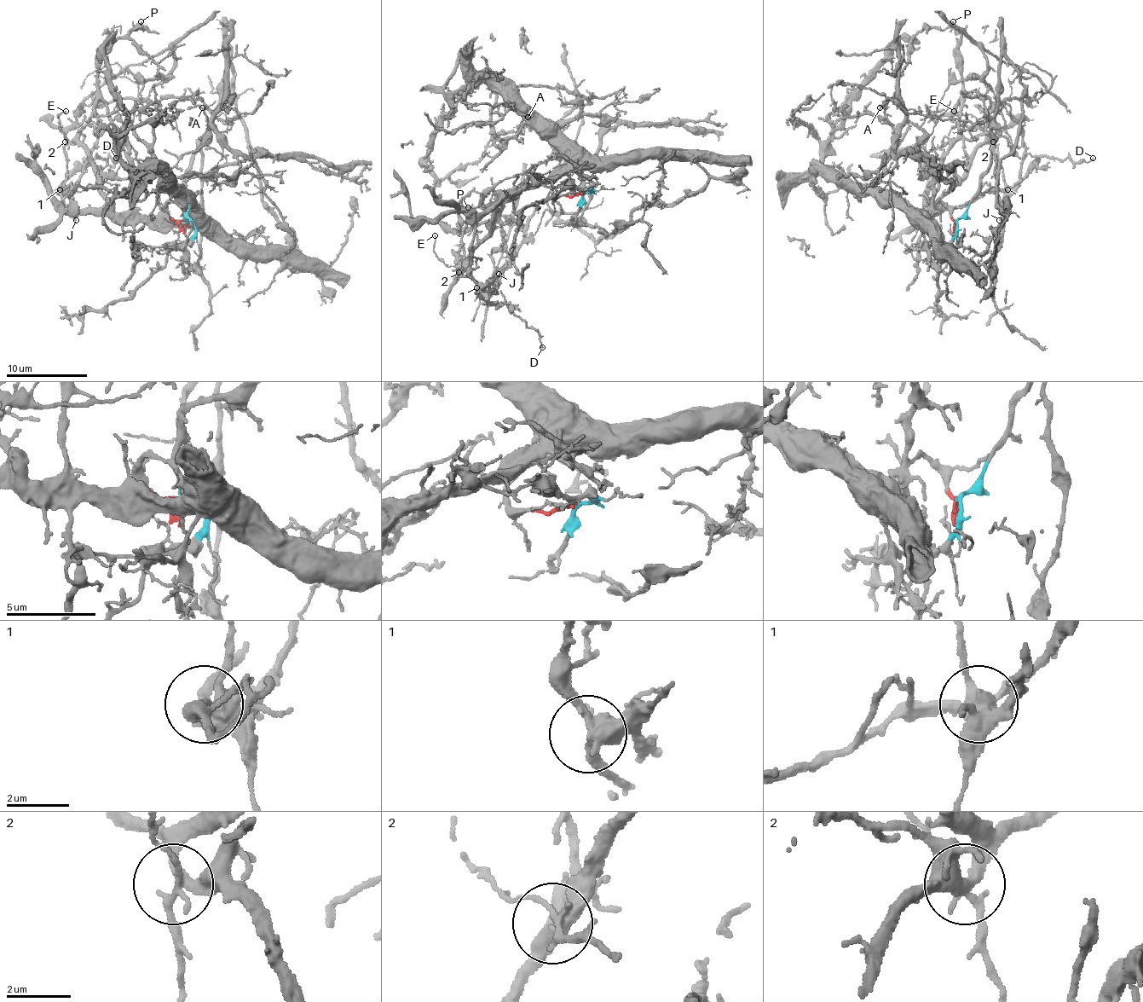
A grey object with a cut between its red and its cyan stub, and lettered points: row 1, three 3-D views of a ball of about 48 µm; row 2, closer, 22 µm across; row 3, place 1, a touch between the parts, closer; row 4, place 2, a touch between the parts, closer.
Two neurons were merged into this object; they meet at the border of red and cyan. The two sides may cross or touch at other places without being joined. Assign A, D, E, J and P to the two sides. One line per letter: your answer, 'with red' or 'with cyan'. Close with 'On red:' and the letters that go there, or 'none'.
A: with red
D: with red
E: with cyan
J: with cyan
P: with red
On red: A, D, P

